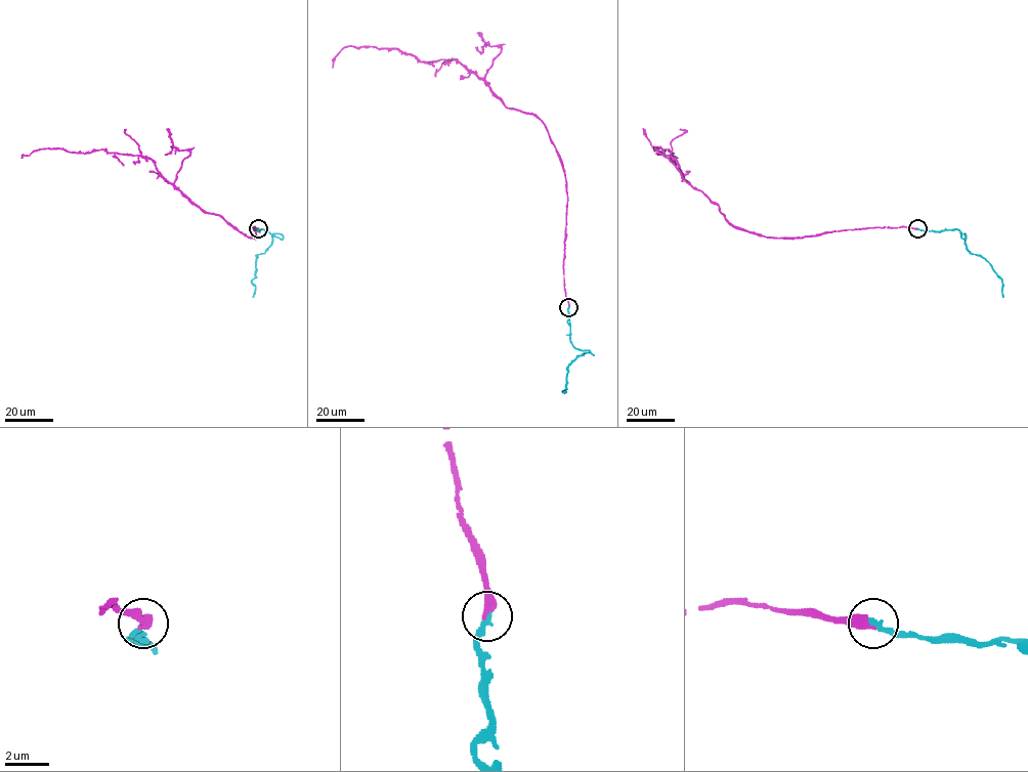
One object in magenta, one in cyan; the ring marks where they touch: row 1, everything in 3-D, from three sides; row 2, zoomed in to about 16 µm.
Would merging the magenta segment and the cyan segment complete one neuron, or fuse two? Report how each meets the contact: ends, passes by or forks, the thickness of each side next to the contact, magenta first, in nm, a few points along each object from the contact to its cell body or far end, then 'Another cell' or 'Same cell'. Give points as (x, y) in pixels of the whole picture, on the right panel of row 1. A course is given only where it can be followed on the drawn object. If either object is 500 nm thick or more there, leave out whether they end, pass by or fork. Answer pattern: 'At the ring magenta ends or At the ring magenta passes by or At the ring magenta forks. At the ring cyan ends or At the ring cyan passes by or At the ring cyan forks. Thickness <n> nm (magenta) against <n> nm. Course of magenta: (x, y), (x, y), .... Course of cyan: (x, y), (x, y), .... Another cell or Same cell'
At the ring magenta ends. At the ring cyan ends. Thickness 480 nm (magenta) against 220 nm. Course of magenta: (917, 228), (761, 237), (734, 228), (716, 202), (684, 177), (672, 153), (656, 149), (678, 158). Course of cyan: (917, 228), (958, 229), (965, 240), (964, 233), (967, 250), (986, 260), (1001, 280), (1003, 297). Same cell

